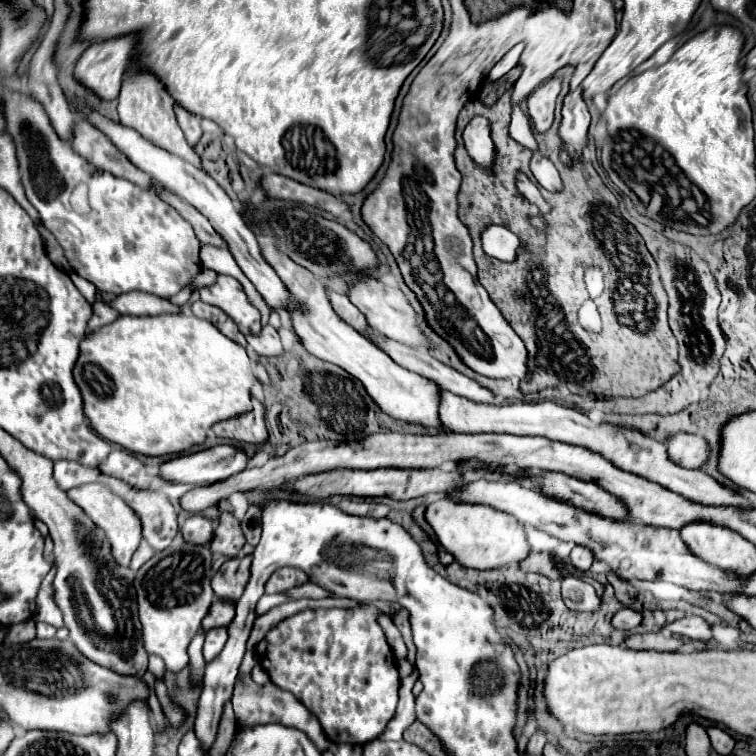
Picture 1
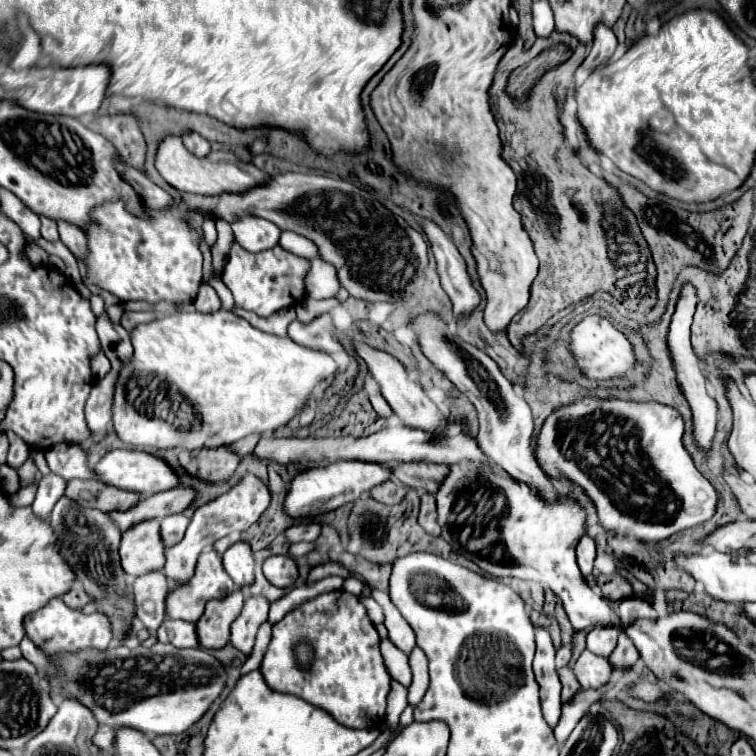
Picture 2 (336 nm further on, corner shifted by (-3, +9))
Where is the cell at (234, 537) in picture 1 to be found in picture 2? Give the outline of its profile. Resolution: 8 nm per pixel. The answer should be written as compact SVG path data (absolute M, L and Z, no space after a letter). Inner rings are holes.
M238 541L232 547L228 547L226 553L222 555L222 561L224 561L226 573L232 577L236 587L242 587L254 579L252 549L248 549L244 541Z

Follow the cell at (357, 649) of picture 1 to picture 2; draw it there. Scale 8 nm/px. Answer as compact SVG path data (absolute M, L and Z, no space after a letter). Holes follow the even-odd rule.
M344 589L340 591L330 591L324 595L318 595L300 607L294 607L284 615L282 621L278 621L272 629L272 641L264 653L260 671L264 675L264 681L280 693L290 693L296 695L316 707L322 707L328 711L340 725L350 727L350 729L378 729L384 719L386 719L386 697L390 693L392 677L384 665L384 659L380 655L380 637L378 631L374 629L372 621L366 615L364 605L358 601L356 595L346 593ZM300 639L308 639L314 643L314 649L318 653L318 659L314 661L312 669L304 673L302 669L296 667L292 645Z

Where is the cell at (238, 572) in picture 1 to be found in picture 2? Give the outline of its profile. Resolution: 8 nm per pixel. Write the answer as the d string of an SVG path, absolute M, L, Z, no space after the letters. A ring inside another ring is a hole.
M234 589L224 599L212 599L206 603L204 615L196 623L198 641L206 649L222 649L230 639L230 625L240 615L244 603L242 589Z

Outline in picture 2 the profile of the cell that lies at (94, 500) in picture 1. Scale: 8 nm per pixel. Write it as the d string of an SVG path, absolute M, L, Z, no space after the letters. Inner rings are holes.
M148 519L132 525L132 529L126 529L122 533L120 559L122 559L122 569L132 577L164 567L160 521Z

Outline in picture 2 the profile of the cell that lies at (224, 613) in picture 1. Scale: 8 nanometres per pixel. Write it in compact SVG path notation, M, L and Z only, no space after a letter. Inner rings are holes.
M166 619L158 629L158 641L170 643L176 647L198 647L200 641L196 637L196 623L190 621L170 621Z

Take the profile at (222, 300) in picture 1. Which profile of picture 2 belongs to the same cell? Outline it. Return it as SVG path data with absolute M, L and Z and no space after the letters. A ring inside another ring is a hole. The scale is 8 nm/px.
M232 245L222 271L222 283L232 291L234 301L240 309L252 311L260 317L270 317L278 309L290 307L304 299L302 279L306 269L308 261L304 261L304 257L296 257L280 247L260 253L248 253L242 247Z

